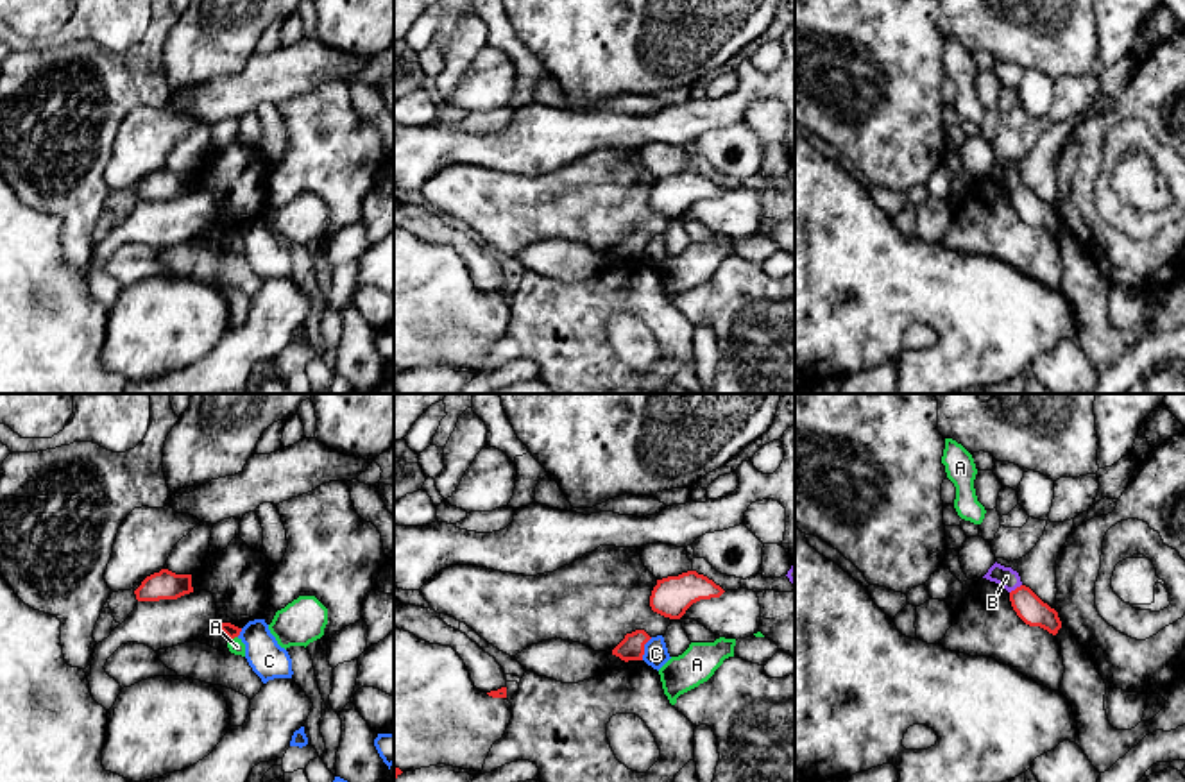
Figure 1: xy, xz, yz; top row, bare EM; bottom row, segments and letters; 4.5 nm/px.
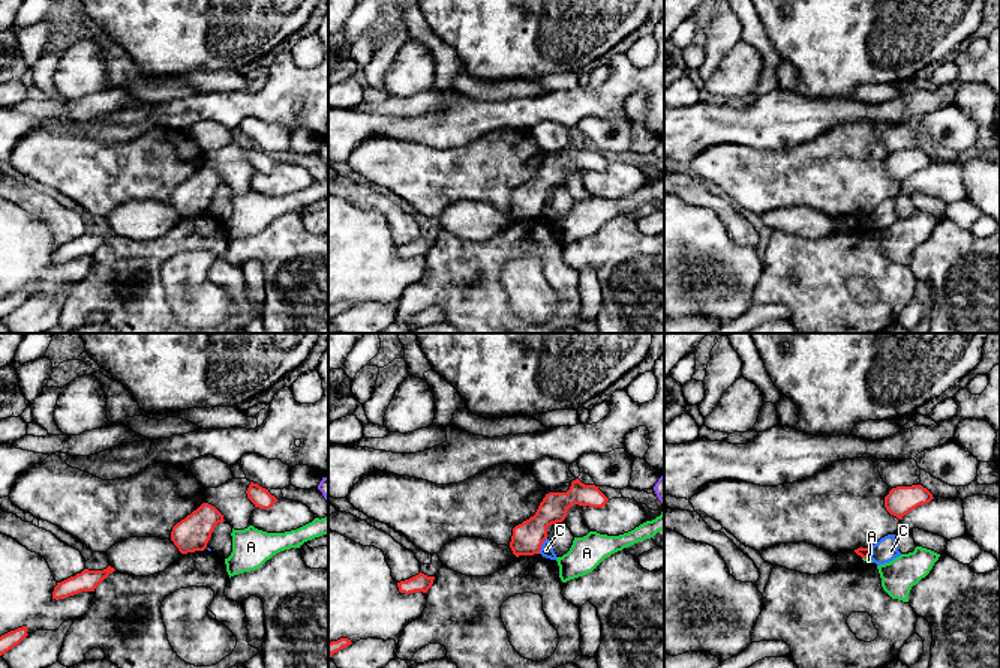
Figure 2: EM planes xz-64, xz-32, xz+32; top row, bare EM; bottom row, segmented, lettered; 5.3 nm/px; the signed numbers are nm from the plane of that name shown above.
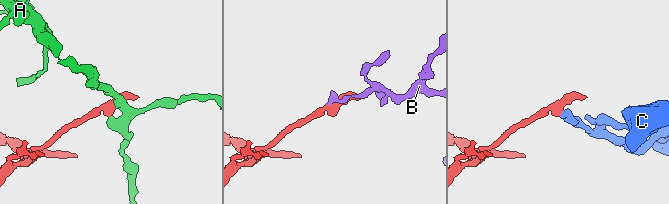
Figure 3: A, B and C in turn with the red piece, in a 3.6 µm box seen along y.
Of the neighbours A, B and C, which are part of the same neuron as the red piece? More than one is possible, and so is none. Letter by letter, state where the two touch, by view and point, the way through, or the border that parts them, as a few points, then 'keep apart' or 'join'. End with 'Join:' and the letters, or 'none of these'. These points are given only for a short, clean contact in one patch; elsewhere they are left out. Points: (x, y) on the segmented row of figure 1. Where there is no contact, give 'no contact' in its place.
A: xy (233, 637) | keep apart
B: yz (1017, 587) | along yz (1021, 584), (1010, 593) | keep apart
C: xz (643, 648) | along xz (652, 637), (645, 645), (641, 659) | keep apart
Join: none of these

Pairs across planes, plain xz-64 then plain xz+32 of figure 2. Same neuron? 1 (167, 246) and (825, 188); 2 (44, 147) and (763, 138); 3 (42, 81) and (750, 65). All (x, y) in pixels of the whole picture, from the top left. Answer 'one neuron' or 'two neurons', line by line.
1: two neurons
2: two neurons
3: two neurons

